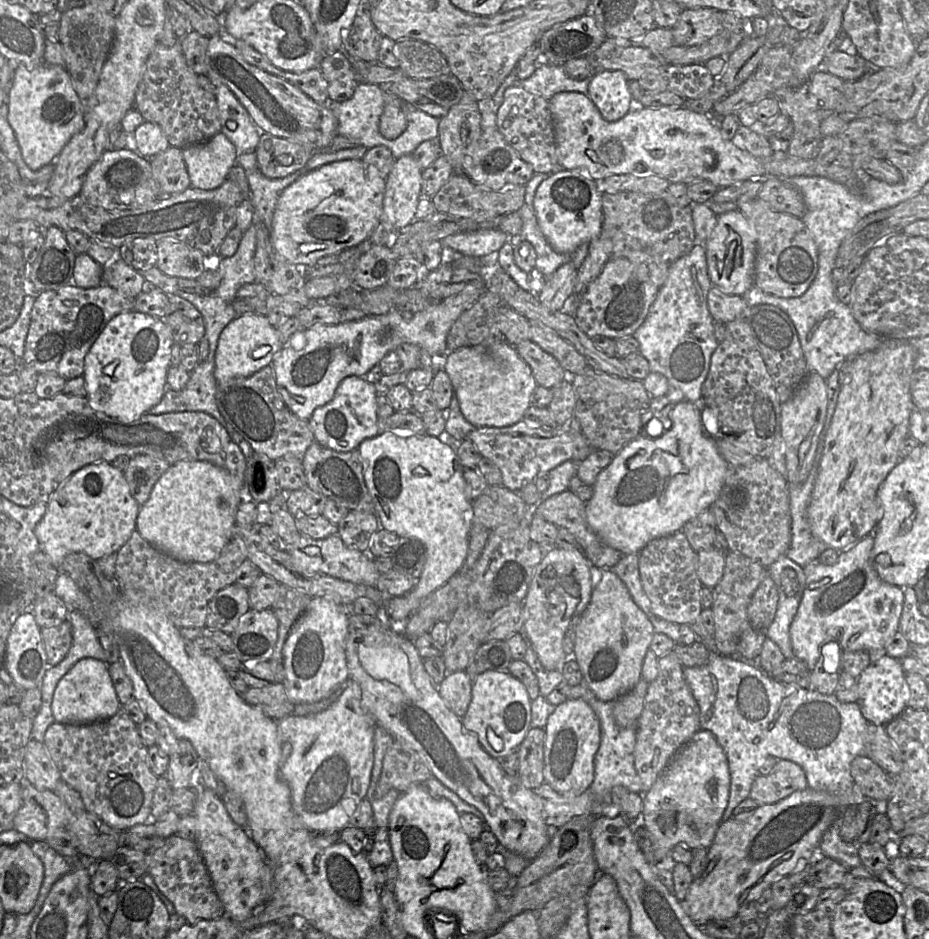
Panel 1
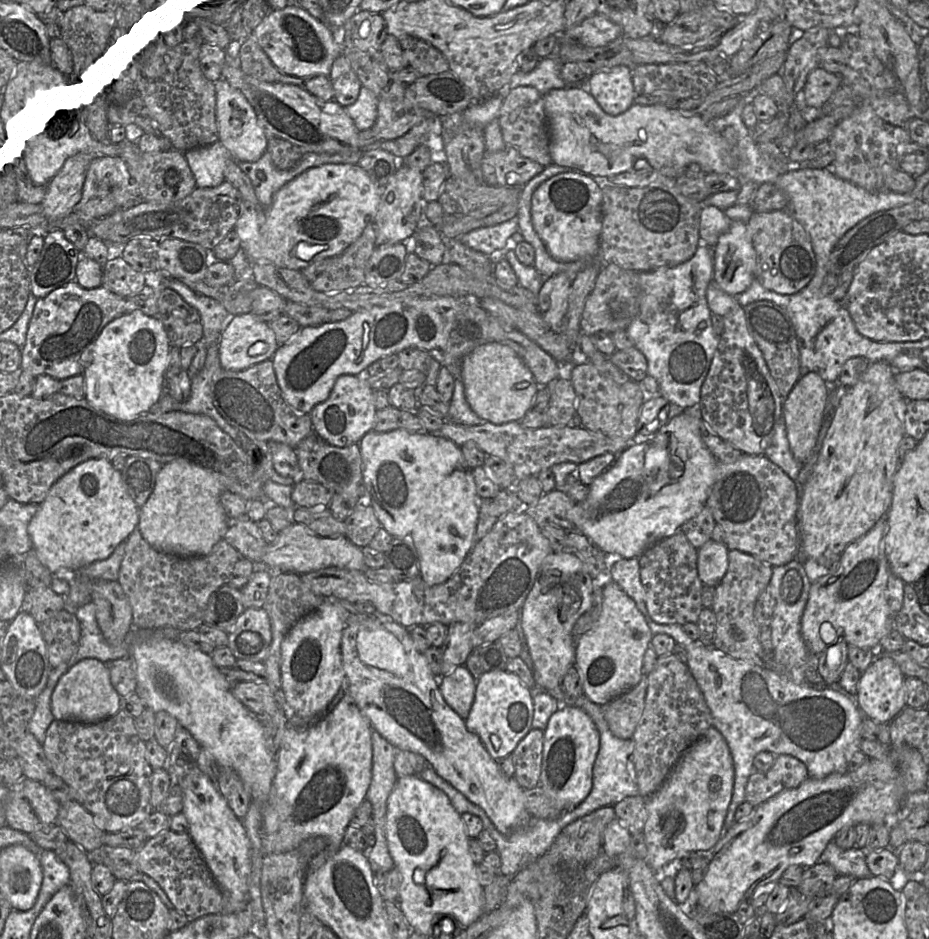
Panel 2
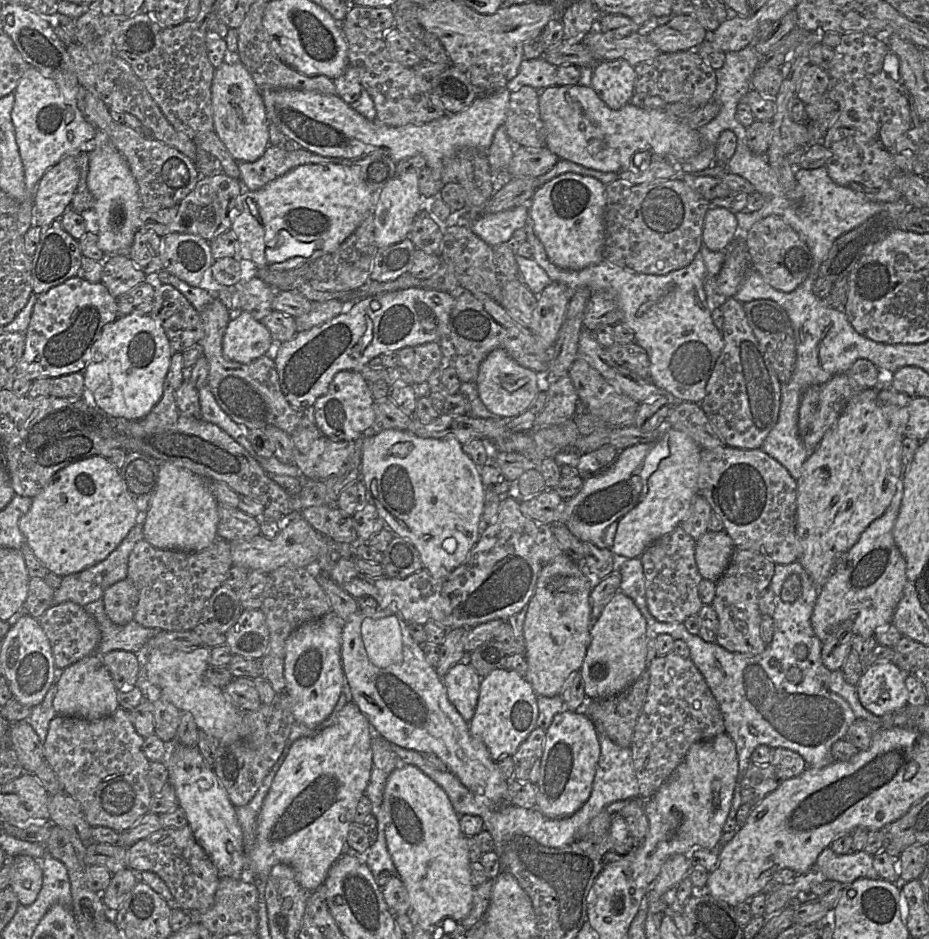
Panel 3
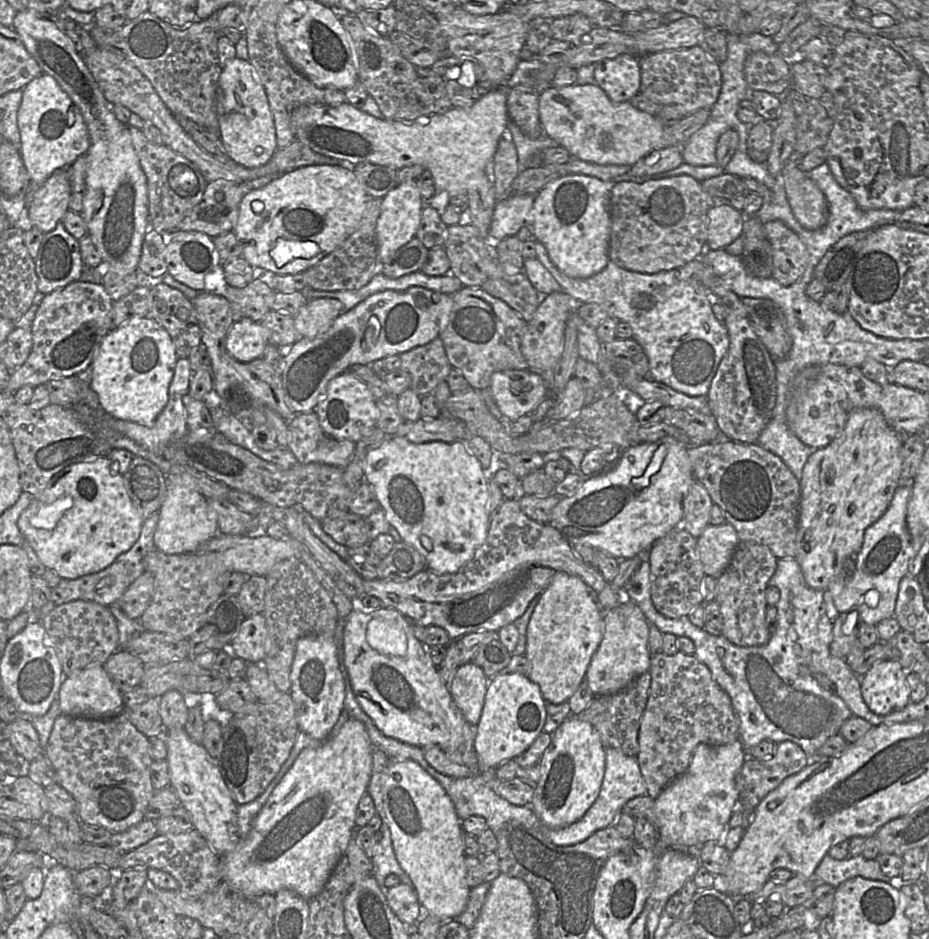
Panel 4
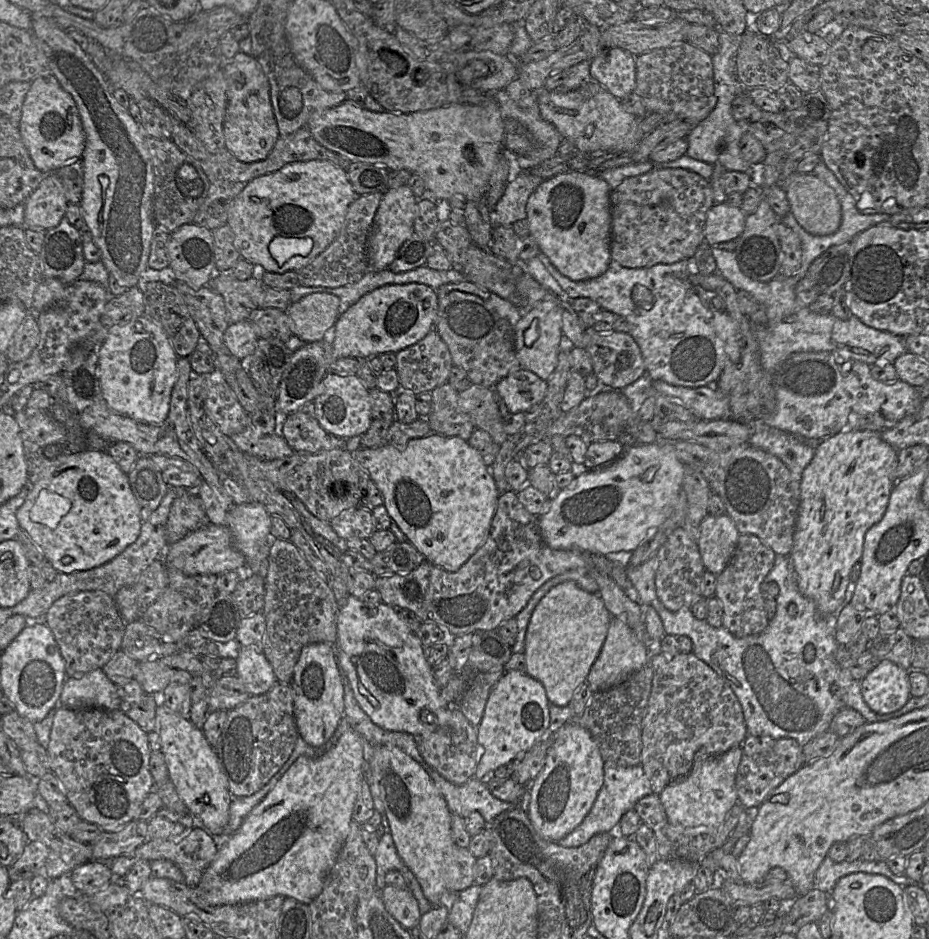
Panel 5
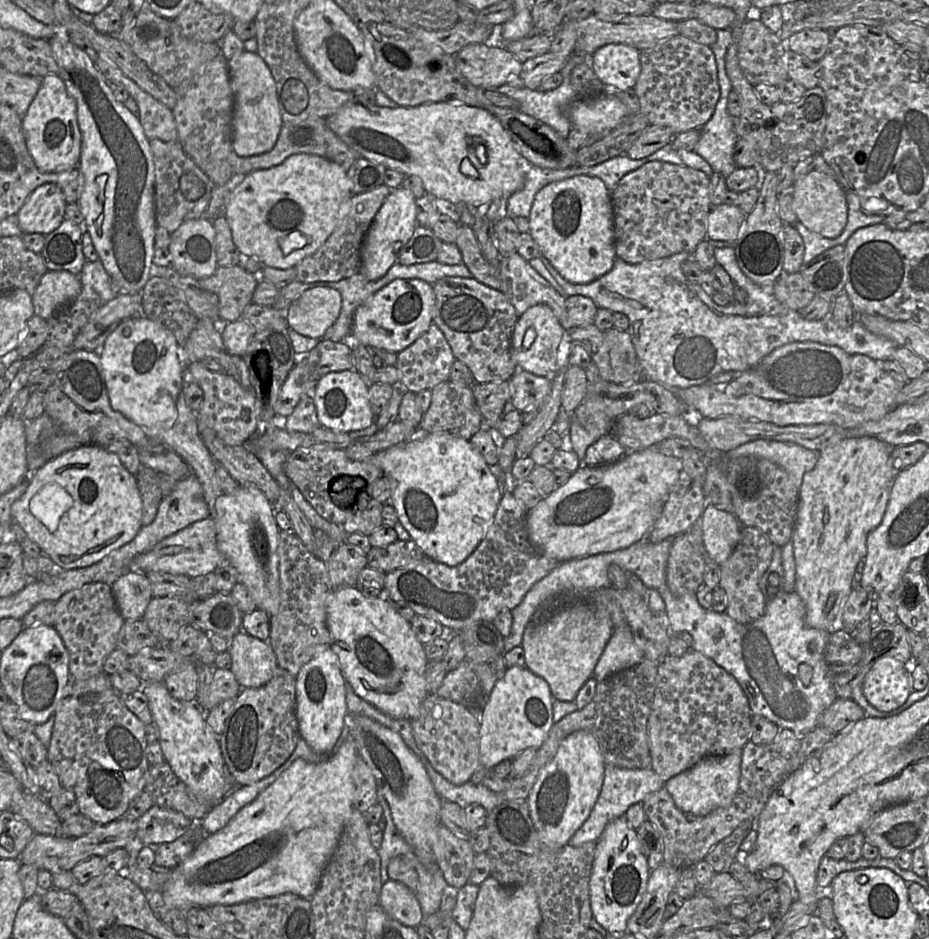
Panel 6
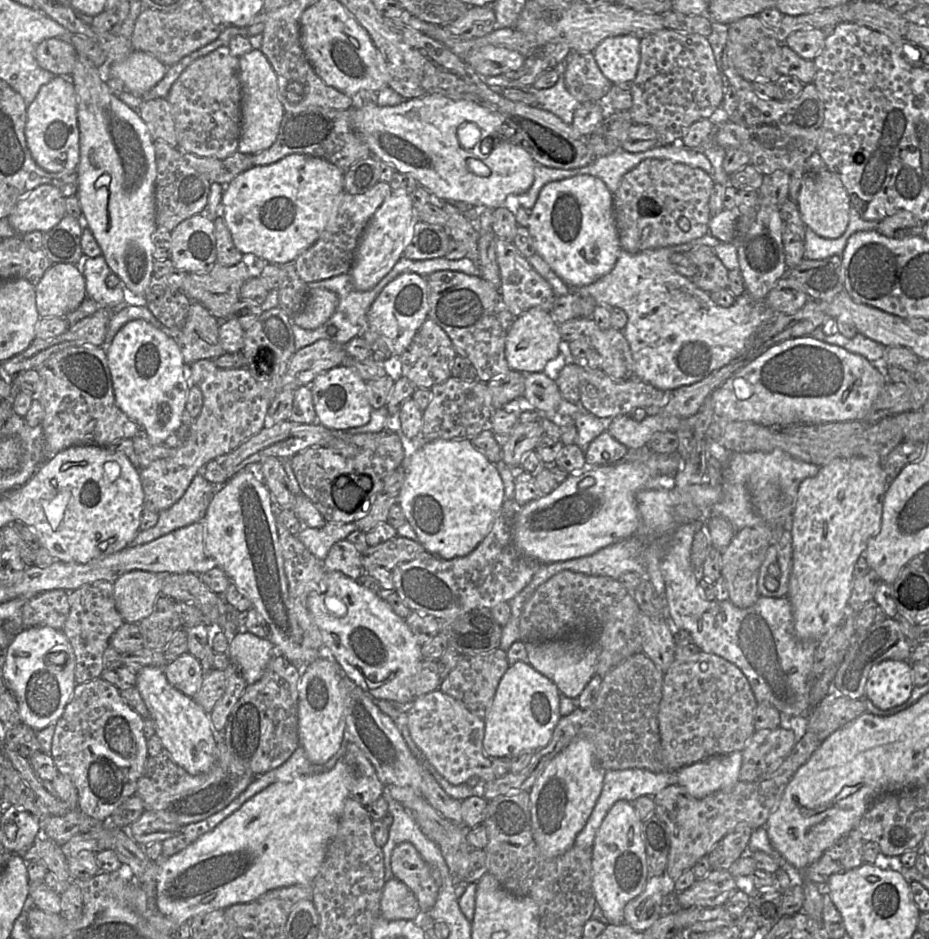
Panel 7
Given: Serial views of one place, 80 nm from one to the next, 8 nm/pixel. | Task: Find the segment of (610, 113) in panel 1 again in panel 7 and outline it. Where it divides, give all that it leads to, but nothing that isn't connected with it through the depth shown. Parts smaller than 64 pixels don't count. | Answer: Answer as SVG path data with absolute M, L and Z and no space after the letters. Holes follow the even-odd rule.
M634 35L604 39L593 51L603 75L612 83L631 83L640 64L641 40Z

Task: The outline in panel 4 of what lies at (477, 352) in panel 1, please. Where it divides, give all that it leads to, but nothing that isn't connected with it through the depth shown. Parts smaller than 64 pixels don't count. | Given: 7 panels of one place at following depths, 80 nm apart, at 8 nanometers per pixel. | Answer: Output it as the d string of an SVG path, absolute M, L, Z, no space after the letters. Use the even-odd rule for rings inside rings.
M527 369L494 372L489 388L500 412L511 420L528 414L548 396L545 380Z

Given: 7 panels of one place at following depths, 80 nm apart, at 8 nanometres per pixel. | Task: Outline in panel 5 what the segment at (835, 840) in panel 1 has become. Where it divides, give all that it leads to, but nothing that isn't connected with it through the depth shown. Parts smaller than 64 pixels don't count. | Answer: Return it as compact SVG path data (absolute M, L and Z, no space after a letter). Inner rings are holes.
M826 856L816 871L814 887L823 892L830 893L840 878L857 872L883 875L902 887L911 884L910 879L904 874L893 874L888 868L886 861L881 859L866 861L860 858L855 861L835 862L829 856Z

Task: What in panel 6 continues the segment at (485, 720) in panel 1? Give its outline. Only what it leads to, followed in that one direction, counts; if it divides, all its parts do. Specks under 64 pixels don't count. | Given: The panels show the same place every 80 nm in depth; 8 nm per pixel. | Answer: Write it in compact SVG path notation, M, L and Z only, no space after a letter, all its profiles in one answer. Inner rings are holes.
M526 666L506 669L480 714L480 766L469 781L480 784L486 773L500 762L513 759L527 748L539 749L554 724L552 704L550 687L542 677Z

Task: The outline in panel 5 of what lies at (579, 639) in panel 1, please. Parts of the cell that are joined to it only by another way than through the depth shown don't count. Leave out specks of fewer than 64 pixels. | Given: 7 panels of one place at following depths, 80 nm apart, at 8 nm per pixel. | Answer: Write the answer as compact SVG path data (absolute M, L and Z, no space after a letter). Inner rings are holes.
M612 617L602 649L593 663L586 681L593 692L604 691L625 681L634 672L645 666L651 650L634 631L618 617Z

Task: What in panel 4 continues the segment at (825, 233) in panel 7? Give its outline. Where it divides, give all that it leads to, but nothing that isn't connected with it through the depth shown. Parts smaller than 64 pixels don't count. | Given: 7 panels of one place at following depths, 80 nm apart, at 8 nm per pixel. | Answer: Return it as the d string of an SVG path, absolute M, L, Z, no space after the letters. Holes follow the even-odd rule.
M785 163L779 179L793 215L808 230L824 226L828 218L826 198L817 184L792 163Z

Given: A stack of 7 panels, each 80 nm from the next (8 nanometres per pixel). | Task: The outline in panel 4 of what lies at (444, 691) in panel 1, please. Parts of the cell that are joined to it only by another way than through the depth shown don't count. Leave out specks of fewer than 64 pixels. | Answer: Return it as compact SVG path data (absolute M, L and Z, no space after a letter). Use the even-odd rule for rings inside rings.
M471 662L454 672L448 689L454 704L470 725L476 726L480 719L488 682L482 669Z

